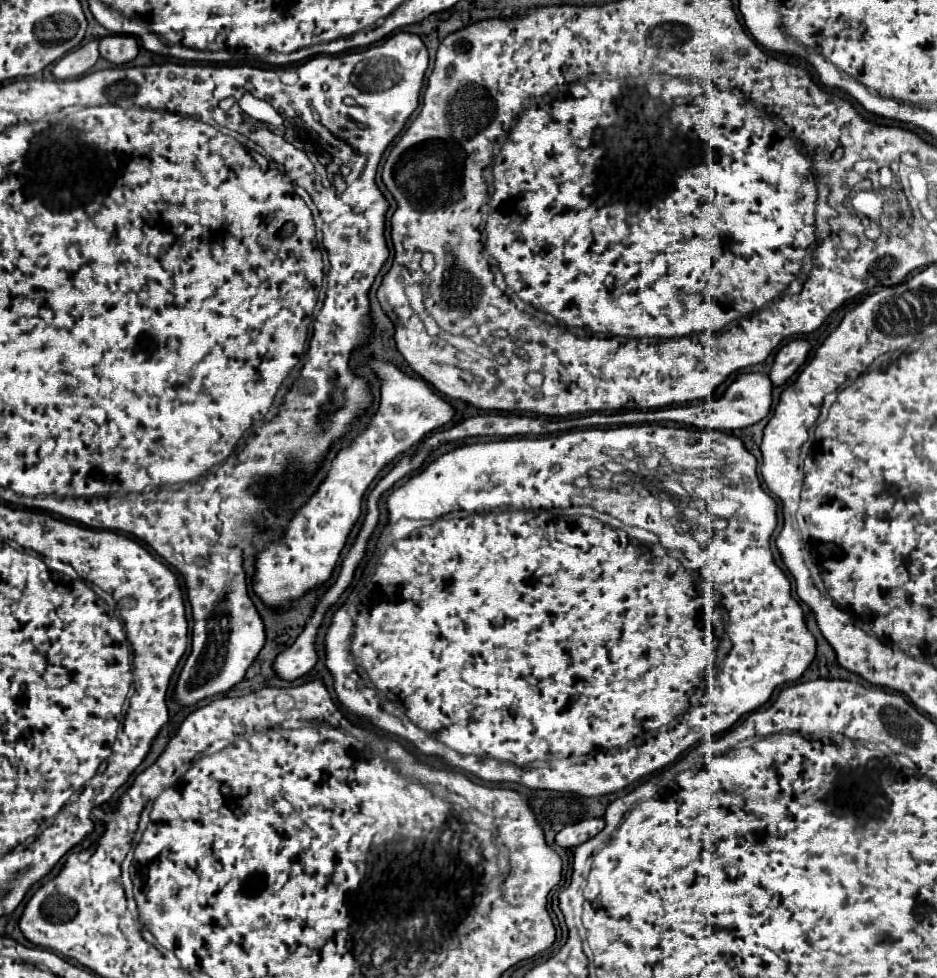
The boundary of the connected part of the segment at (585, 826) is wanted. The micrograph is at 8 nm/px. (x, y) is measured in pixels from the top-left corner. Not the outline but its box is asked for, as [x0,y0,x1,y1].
[556,818,604,848]

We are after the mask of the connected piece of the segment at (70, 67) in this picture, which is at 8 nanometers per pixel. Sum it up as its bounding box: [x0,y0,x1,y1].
[52,40,98,80]

